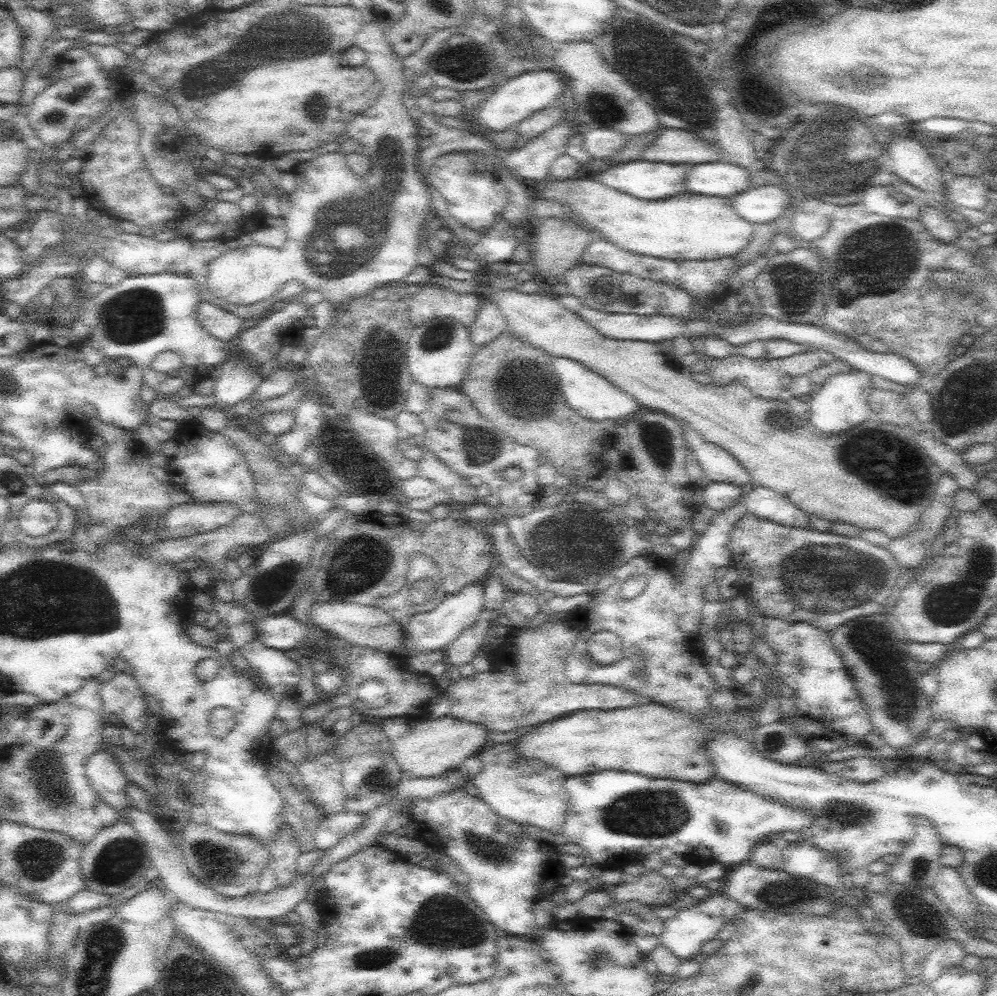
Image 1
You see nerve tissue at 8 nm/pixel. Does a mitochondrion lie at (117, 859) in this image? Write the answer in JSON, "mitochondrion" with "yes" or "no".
{"mitochondrion":"yes"}

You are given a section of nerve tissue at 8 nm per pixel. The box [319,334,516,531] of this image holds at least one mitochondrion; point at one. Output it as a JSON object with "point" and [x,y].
{"point":[382,384]}

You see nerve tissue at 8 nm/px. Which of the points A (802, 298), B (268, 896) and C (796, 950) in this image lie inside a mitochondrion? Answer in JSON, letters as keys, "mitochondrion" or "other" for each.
{"A":"mitochondrion","B":"other","C":"mitochondrion"}

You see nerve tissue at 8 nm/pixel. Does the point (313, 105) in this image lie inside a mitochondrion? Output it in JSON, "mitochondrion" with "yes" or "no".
{"mitochondrion":"yes"}

